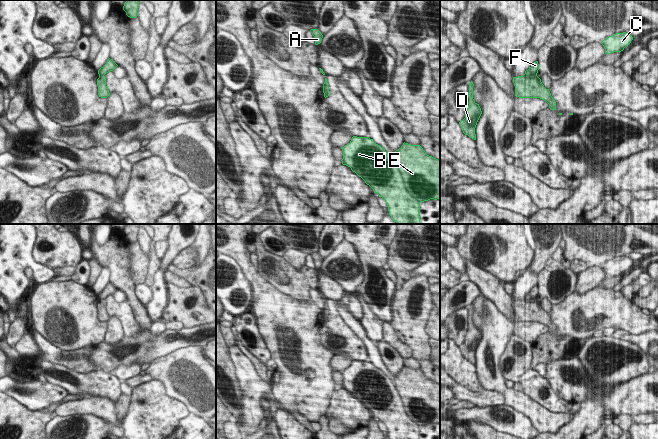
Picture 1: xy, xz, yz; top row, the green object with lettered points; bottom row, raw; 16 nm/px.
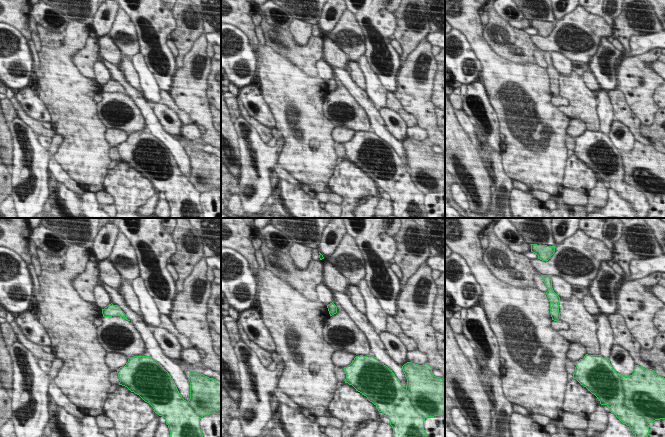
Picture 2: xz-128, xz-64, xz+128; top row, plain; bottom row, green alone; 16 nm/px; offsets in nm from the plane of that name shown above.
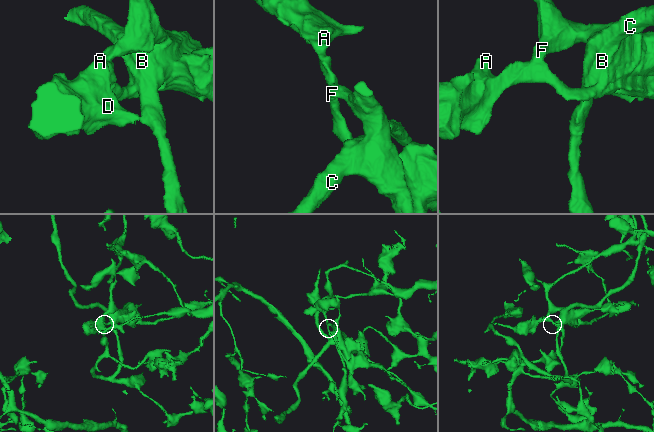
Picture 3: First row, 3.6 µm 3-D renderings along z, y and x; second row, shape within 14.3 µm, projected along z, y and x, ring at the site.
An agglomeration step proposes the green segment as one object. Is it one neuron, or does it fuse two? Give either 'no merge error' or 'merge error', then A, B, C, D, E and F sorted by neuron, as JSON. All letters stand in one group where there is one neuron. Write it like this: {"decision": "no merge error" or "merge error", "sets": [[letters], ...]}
{"decision": "merge error", "sets": [["A", "D", "E"], ["B", "C", "F"]]}

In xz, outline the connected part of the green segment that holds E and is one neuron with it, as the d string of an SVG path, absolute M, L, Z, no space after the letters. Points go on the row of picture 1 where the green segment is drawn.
M403 145L392 155L401 173L408 193L419 203L430 199L440 199L440 161L426 154L420 145Z

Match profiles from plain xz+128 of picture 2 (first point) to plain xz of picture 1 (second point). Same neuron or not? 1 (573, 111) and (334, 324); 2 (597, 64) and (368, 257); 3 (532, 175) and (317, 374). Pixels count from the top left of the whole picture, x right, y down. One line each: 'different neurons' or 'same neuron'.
1: same neuron
2: same neuron
3: same neuron

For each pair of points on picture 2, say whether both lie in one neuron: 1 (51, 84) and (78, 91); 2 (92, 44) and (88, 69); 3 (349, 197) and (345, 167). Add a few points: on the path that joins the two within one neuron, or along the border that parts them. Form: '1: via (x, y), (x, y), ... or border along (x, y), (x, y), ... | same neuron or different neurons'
1: via (58, 84), (65, 91), (71, 91) | same neuron
2: via (91, 50), (88, 54), (88, 63) | same neuron
3: via (349, 190), (346, 174) | same neuron

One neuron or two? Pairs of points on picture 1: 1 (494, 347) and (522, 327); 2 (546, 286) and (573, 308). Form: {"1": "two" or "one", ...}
{"1": "one", "2": "two"}

